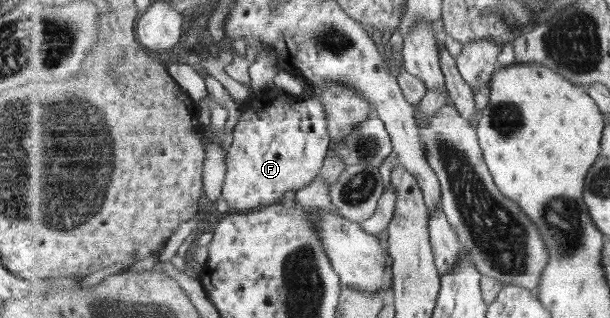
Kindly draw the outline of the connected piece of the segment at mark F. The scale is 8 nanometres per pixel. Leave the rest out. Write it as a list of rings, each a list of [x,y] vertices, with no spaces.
[[[273,88],[269,96],[258,93],[242,103],[242,118],[235,126],[233,142],[227,153],[227,177],[221,198],[225,199],[230,212],[271,208],[279,204],[286,192],[298,191],[310,186],[321,173],[331,146],[325,104],[315,92],[299,96],[287,95],[282,89]]]

